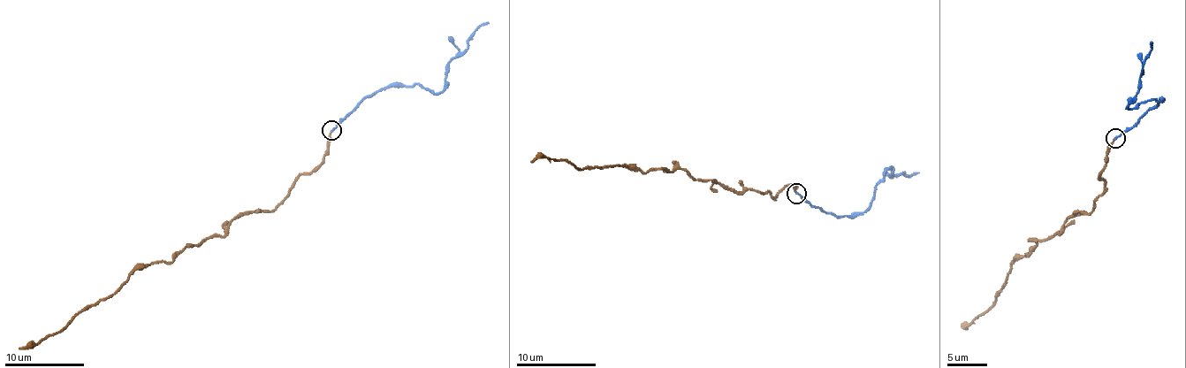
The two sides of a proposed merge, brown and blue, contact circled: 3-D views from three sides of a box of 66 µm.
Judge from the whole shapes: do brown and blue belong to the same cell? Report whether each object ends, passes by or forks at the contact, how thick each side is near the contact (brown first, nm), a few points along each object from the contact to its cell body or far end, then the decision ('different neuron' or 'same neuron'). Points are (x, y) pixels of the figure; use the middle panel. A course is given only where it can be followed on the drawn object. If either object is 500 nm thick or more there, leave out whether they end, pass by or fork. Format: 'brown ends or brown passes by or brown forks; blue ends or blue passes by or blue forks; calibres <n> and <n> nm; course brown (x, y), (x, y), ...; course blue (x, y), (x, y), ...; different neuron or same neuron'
brown ends; blue ends; calibres 130 and 150 nm; course brown (797, 193), (791, 185), (772, 196), (725, 189), (680, 168), (576, 169), (547, 157), (532, 161); course blue (797, 193), (829, 214), (861, 215), (888, 169), (893, 175), (919, 172); same neuron

